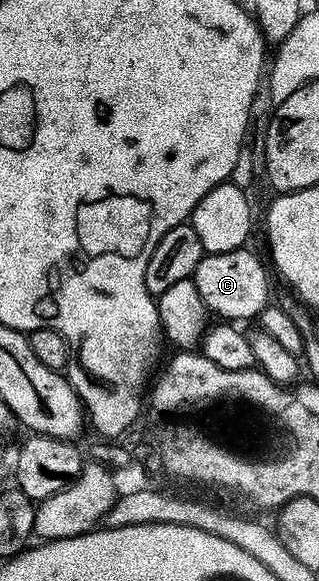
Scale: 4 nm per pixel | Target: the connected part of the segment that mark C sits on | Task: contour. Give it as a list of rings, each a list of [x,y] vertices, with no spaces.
[[[248,249],[205,254],[191,276],[192,283],[198,288],[198,296],[202,296],[205,308],[215,317],[217,314],[217,319],[252,318],[256,320],[270,304],[270,298],[268,298],[269,267],[266,262],[266,267],[264,267],[263,260],[254,251]]]

